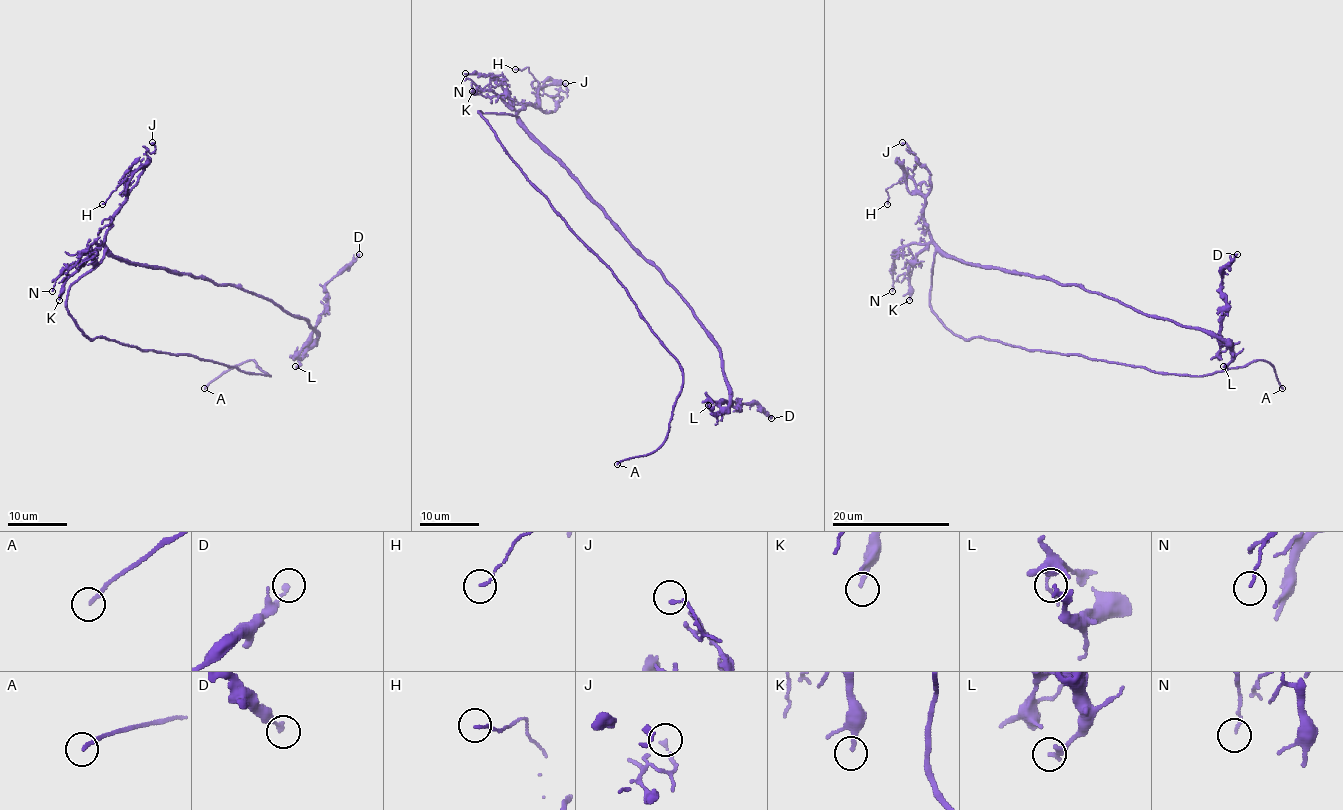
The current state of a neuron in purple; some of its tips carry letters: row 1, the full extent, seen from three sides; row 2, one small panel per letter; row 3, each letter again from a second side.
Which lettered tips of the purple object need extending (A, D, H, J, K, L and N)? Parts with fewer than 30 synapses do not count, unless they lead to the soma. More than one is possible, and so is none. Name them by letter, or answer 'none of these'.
A

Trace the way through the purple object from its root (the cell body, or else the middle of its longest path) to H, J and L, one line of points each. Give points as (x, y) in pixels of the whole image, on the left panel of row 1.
H: (86, 275), (104, 254), (104, 239), (113, 214), (124, 201), (127, 180), (120, 183), (102, 204)
J: (86, 275), (102, 257), (104, 239), (113, 214), (136, 183), (148, 161), (147, 151), (155, 149), (152, 142)
L: (86, 275), (108, 251), (132, 263), (238, 285), (293, 316), (303, 317), (316, 332), (316, 341), (295, 366)

